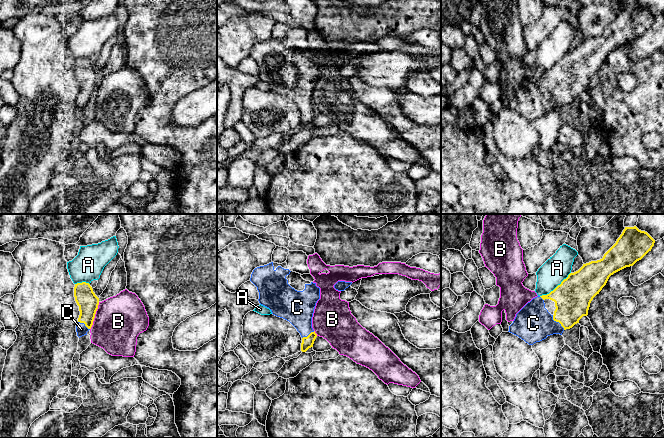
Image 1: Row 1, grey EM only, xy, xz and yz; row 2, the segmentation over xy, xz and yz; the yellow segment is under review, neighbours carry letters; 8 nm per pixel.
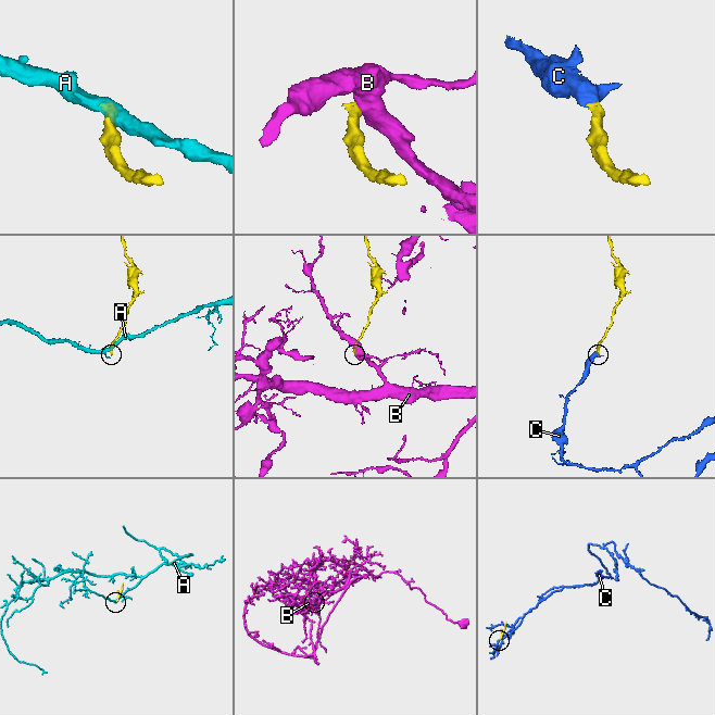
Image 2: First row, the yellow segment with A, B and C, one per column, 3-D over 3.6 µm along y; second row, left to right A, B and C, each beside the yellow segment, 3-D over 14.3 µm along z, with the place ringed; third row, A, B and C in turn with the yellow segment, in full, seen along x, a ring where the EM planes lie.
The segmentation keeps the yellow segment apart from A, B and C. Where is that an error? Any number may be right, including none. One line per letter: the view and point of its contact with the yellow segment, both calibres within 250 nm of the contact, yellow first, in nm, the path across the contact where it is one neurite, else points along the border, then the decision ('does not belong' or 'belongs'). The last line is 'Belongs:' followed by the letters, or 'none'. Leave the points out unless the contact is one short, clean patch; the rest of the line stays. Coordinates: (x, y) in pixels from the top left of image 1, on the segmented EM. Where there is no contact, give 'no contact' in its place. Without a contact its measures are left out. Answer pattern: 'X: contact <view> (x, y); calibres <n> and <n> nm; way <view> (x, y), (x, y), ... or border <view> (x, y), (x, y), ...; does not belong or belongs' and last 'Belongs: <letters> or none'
A: contact yz (556, 287); calibres 300 and 200 nm; border yz (570, 272), (552, 290), (540, 296); does not belong
B: contact xy (94, 316); calibres 170 and 380 nm; border xy (99, 302), (90, 329); does not belong
C: contact yz (557, 321); calibres 300 and 300 nm; way yz (572, 298), (570, 308), (557, 321), (533, 323); belongs
Belongs: C

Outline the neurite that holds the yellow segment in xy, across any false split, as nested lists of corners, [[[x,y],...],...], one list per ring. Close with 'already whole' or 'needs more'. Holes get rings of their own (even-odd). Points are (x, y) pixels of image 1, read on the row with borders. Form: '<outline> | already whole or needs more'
[[[89,283],[75,284],[74,297],[79,306],[80,315],[76,324],[77,336],[87,335],[91,329],[99,305],[99,298],[93,292]]] | needs more

